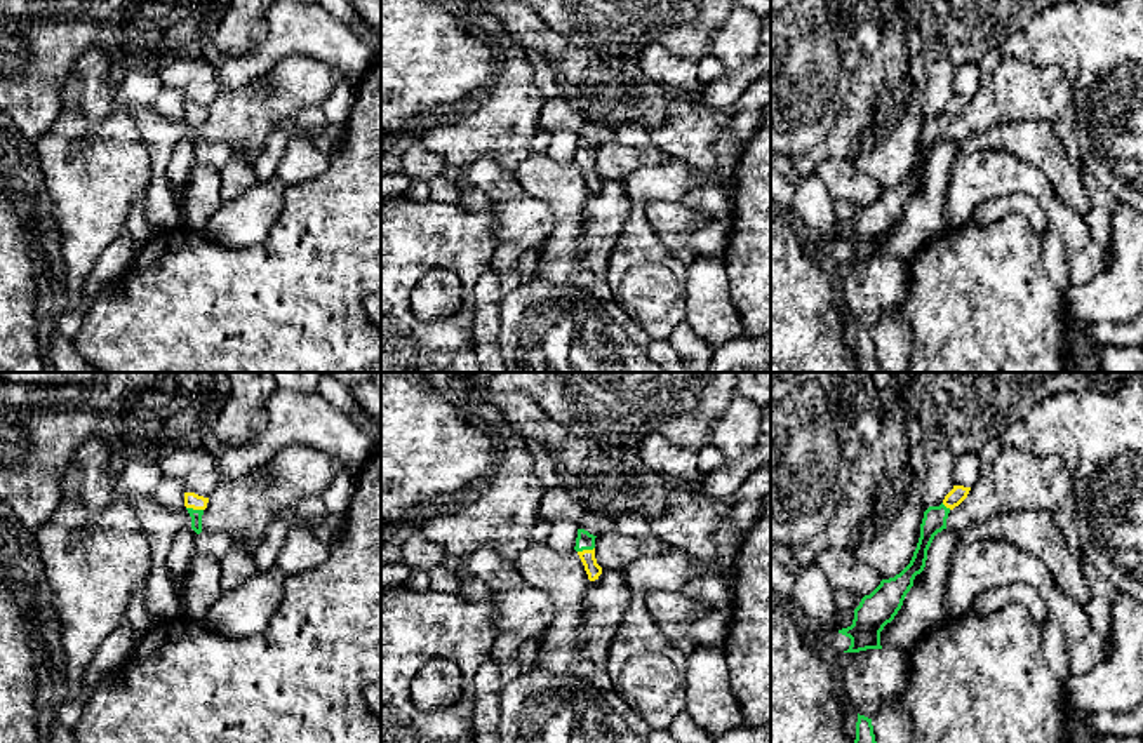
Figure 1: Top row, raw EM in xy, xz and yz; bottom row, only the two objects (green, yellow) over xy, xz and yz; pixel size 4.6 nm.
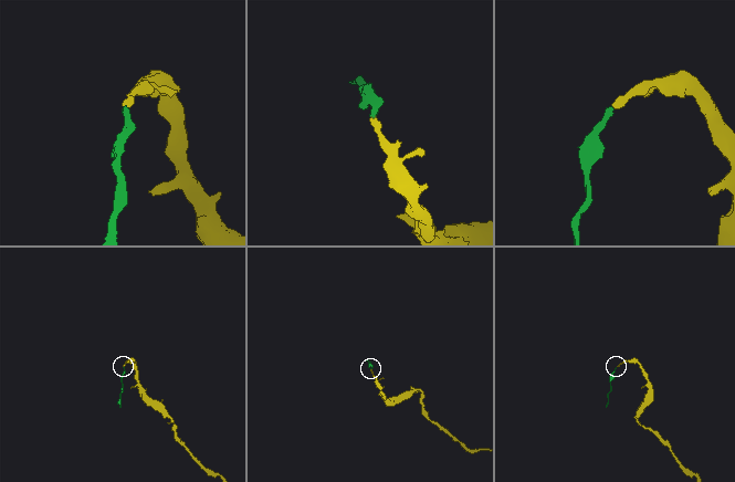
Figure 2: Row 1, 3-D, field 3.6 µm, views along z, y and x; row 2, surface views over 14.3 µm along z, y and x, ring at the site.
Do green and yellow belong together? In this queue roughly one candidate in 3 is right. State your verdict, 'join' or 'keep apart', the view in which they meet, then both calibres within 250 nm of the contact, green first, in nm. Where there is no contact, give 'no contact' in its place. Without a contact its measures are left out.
join; contact in xy; calibres 50 and 70 nm

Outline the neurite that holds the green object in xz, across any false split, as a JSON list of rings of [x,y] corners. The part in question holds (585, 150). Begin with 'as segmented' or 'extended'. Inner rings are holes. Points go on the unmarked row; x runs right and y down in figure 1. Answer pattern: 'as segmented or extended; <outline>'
extended; [[[578,139],[578,148],[574,157],[590,191],[598,190],[598,186],[602,184],[602,177],[597,174],[595,169],[595,148],[597,146],[590,144],[588,141]]]

